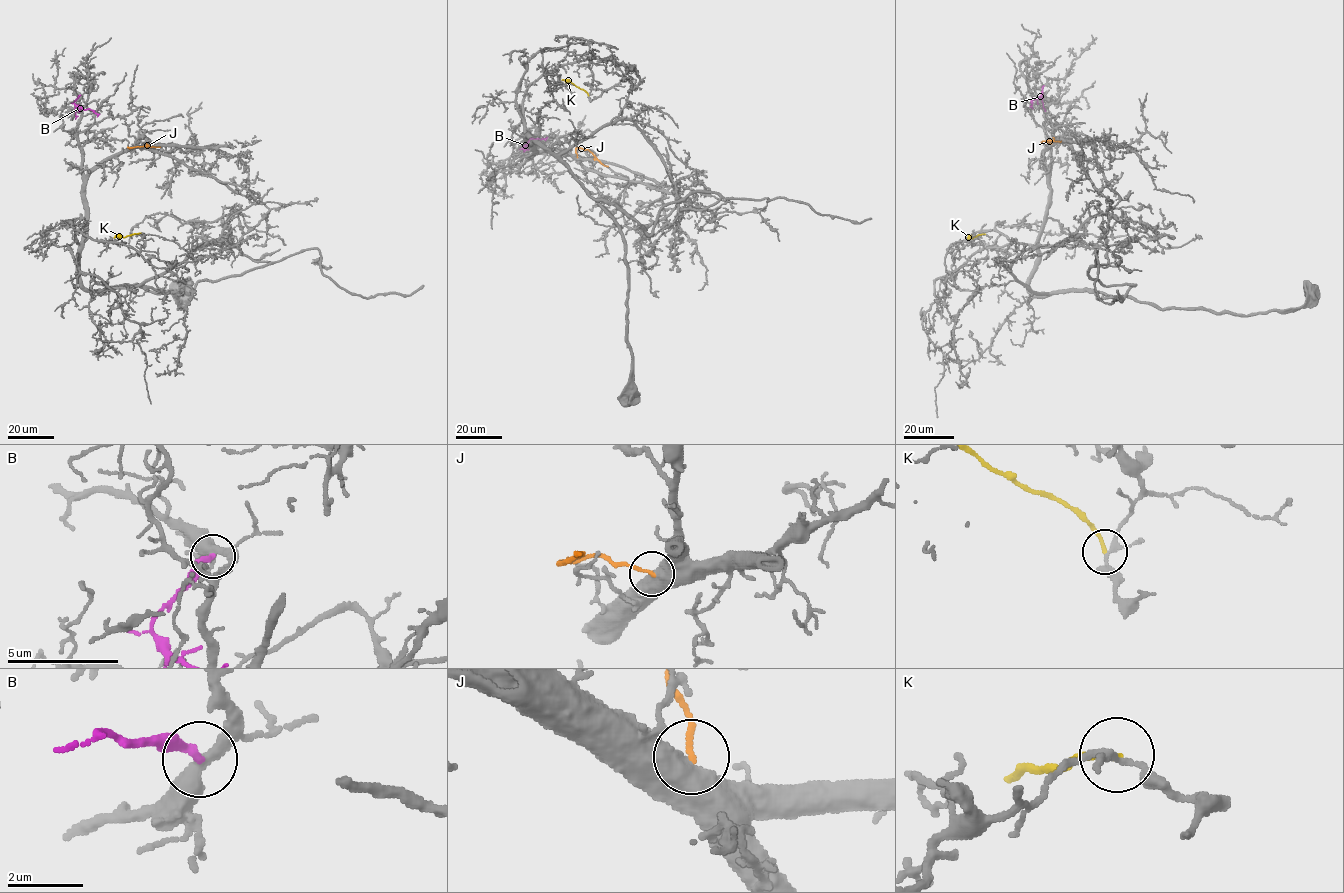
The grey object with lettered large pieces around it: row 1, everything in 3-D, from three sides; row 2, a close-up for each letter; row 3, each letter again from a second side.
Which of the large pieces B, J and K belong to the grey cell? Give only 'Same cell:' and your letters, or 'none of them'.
Same cell: none of them

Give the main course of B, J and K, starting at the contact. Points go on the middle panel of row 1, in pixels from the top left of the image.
B: (528, 150), (522, 148), (530, 138), (545, 140)
J: (577, 157), (576, 147), (588, 149), (608, 166)
K: (588, 95), (562, 79)

